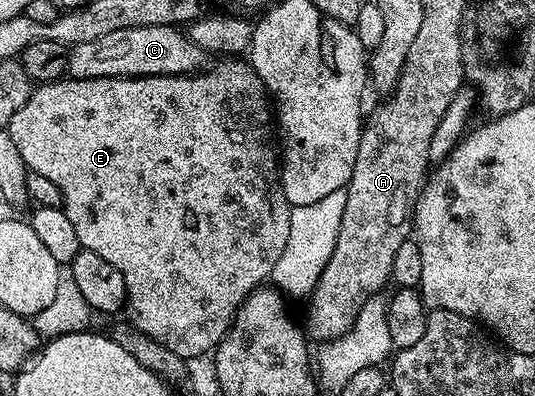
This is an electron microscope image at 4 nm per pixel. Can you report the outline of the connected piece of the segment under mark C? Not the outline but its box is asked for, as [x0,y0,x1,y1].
[67,24,207,80]

